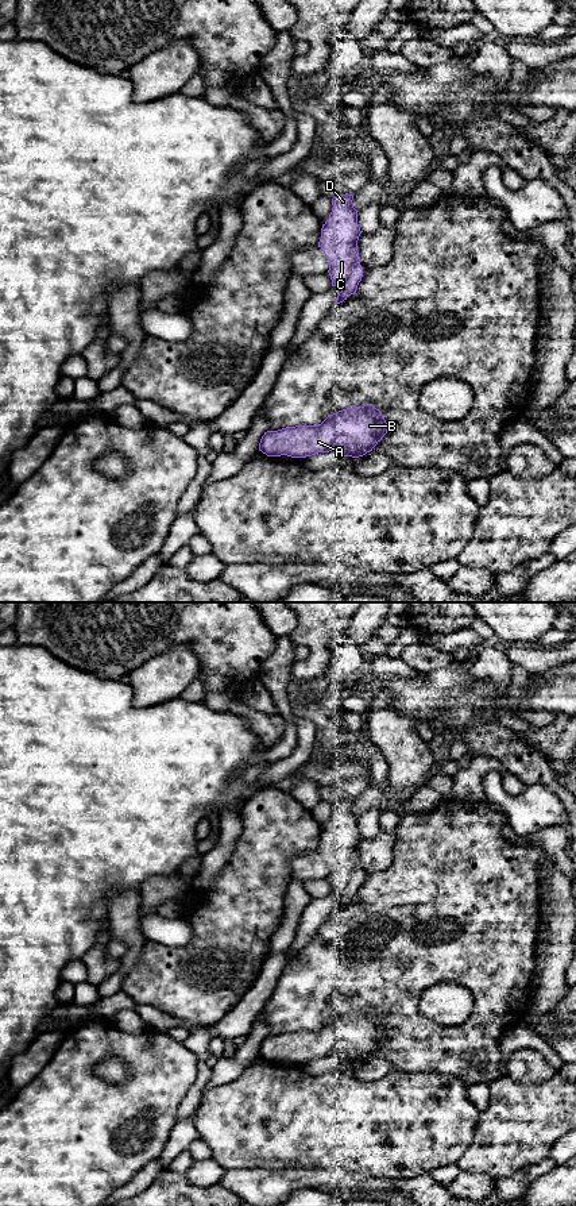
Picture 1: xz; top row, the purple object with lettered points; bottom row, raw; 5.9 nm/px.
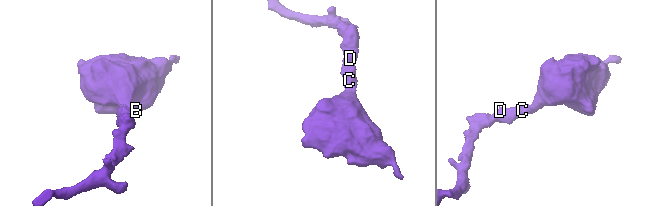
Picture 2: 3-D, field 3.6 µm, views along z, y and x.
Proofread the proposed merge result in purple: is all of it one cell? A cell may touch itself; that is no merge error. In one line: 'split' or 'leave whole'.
leave whole

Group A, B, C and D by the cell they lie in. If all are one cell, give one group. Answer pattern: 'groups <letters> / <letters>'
groups A B C D

